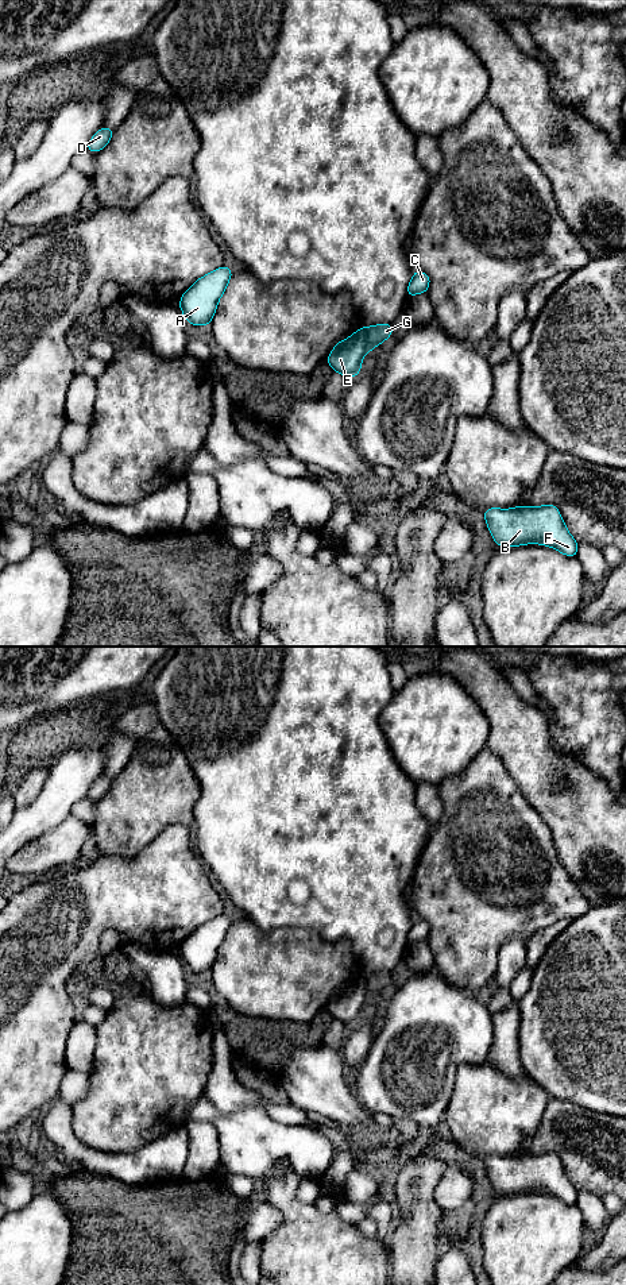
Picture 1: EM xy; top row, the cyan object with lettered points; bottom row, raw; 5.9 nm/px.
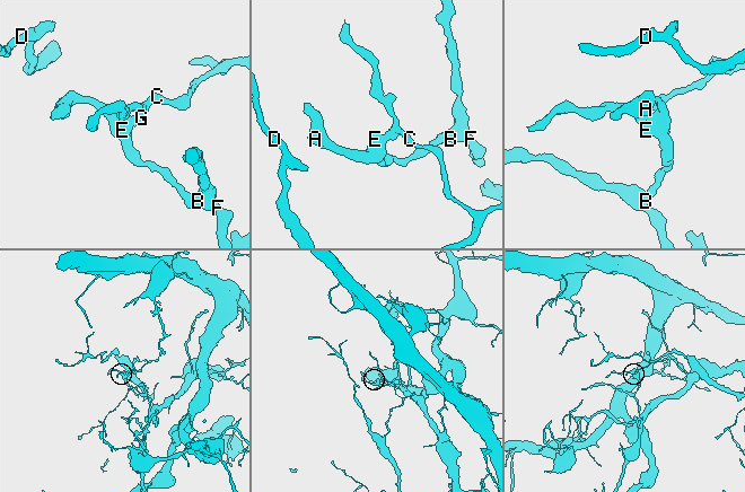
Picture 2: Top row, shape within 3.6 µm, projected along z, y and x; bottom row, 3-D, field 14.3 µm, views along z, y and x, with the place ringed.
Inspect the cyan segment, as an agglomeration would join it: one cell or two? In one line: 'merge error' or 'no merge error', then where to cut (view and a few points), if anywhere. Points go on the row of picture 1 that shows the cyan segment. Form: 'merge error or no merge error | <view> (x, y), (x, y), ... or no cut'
merge error | xy (362, 328), (368, 351)

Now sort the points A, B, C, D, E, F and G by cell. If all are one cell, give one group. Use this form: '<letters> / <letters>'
A B E F / C D G

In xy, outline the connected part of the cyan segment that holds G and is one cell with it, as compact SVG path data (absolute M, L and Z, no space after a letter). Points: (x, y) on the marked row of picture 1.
M378 324L363 327L363 329L366 332L366 347L368 352L393 335L393 324Z

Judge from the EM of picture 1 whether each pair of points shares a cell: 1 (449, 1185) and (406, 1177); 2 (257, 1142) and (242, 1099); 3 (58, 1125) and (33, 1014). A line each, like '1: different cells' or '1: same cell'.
1: different cells
2: different cells
3: different cells

